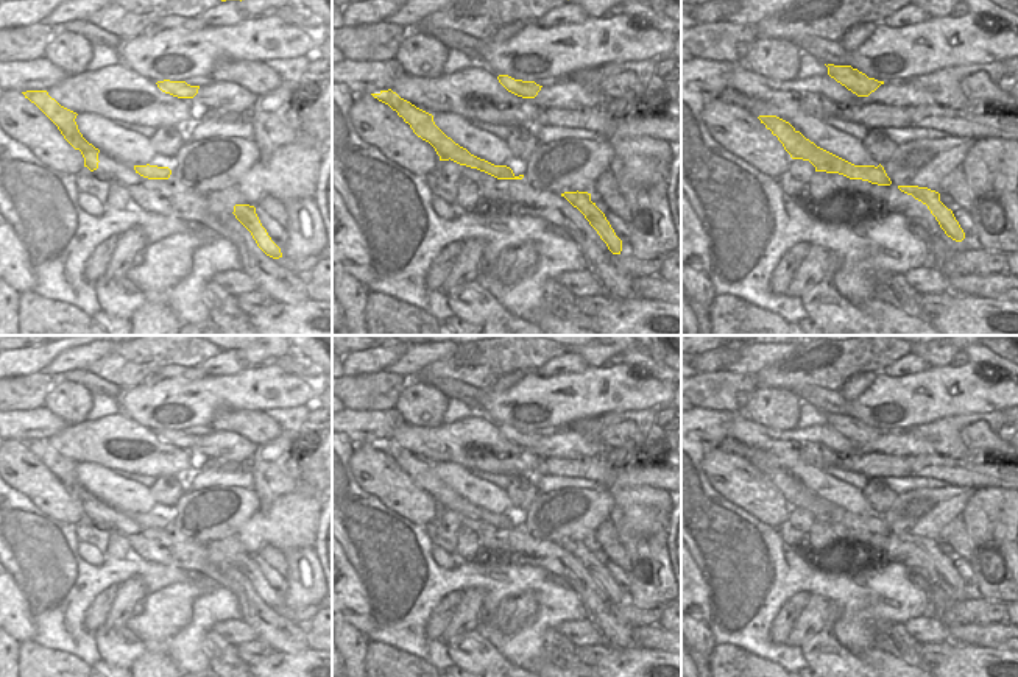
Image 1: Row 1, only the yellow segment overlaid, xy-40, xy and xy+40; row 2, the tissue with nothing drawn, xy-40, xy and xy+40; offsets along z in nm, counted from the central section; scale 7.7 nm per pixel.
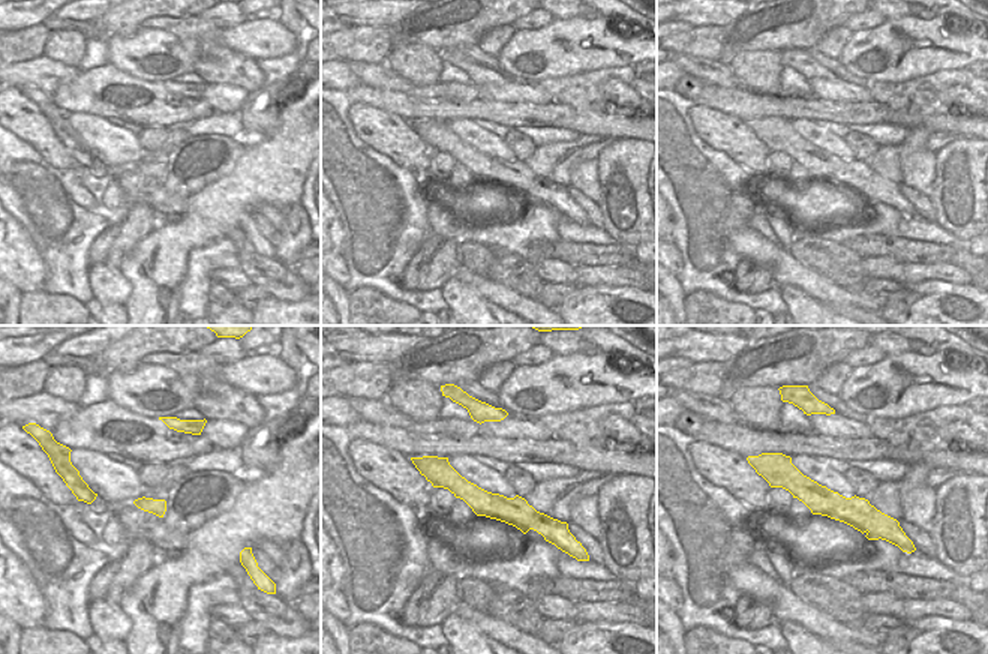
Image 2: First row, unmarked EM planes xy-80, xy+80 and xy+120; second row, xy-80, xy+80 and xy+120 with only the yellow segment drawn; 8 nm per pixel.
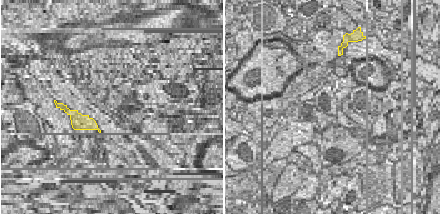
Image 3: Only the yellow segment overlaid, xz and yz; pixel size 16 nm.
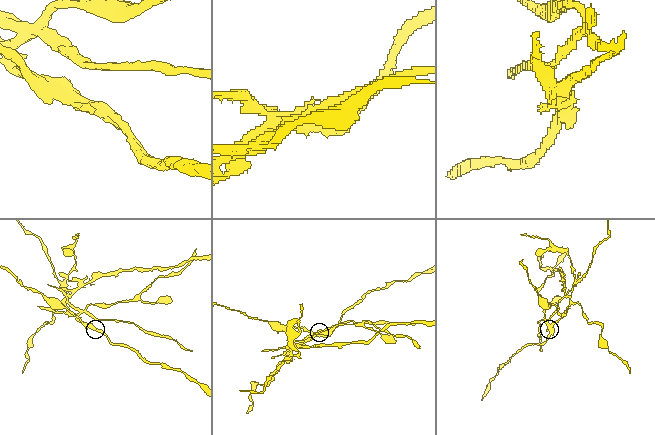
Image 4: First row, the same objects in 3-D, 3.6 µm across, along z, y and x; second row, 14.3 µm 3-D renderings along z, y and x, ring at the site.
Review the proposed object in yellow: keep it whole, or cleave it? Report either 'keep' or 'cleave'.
cleave

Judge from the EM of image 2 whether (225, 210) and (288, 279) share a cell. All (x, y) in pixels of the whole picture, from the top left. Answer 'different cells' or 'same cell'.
different cells

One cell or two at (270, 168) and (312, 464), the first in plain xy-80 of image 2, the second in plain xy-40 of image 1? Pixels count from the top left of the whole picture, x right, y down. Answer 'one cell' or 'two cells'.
one cell

